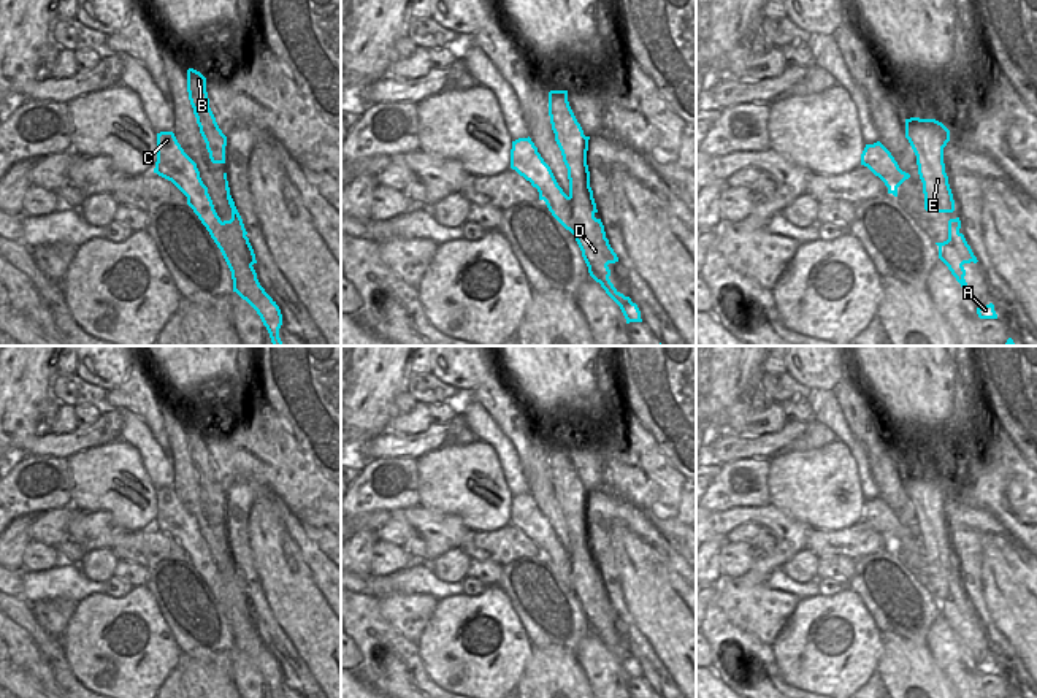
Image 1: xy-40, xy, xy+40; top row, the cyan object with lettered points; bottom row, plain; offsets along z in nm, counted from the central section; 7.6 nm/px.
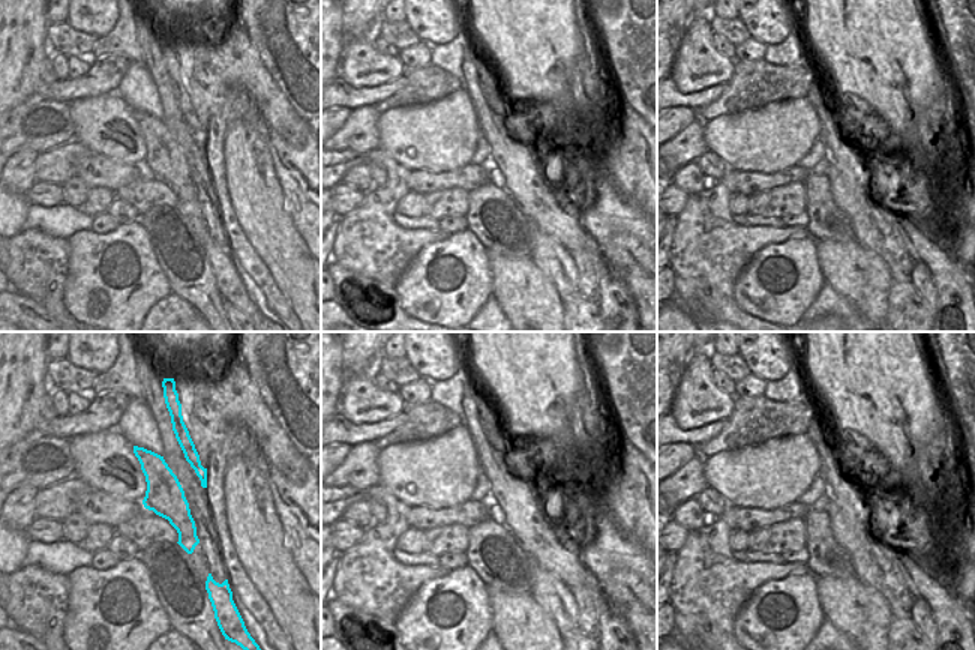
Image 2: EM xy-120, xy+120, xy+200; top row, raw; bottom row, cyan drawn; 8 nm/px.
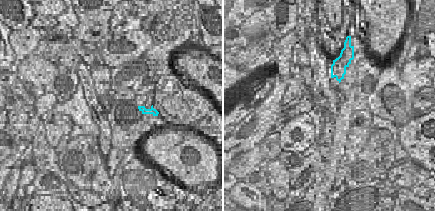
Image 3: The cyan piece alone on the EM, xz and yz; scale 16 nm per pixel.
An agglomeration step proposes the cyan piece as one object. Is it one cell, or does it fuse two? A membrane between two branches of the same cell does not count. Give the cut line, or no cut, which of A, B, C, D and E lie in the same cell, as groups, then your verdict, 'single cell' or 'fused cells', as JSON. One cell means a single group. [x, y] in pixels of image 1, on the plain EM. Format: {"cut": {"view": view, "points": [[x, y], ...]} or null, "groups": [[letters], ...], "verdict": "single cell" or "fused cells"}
{"cut": {"view": "xy", "points": [[598, 575], [600, 589], [596, 592], [577, 594], [574, 590]]}, "groups": [["A", "C", "D"], ["B", "E"]], "verdict": "fused cells"}

